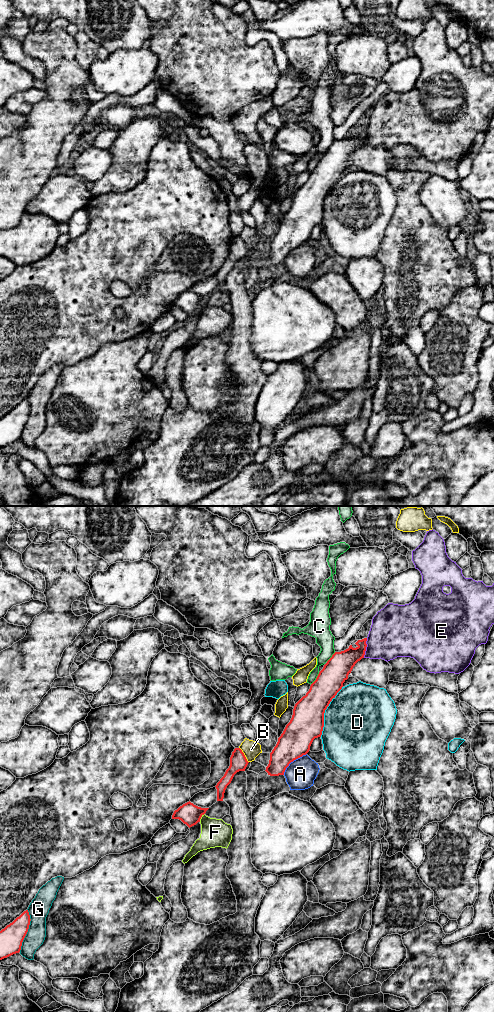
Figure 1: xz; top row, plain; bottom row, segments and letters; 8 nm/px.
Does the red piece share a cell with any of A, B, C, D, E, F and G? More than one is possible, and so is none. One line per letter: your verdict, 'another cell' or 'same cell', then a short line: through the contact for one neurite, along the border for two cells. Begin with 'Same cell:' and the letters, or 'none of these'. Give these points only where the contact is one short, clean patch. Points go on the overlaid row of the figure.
Same cell: none of these
A: another cell; line xz (306, 753), (294, 759), (283, 774)
B: another cell; line xz (239, 747), (248, 762)
C: another cell
D: another cell
E: another cell
F: another cell
G: another cell

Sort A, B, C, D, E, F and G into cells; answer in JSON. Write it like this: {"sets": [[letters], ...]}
{"sets": [["A"], ["B"], ["C"], ["D"], ["E"], ["F"], ["G"]]}

